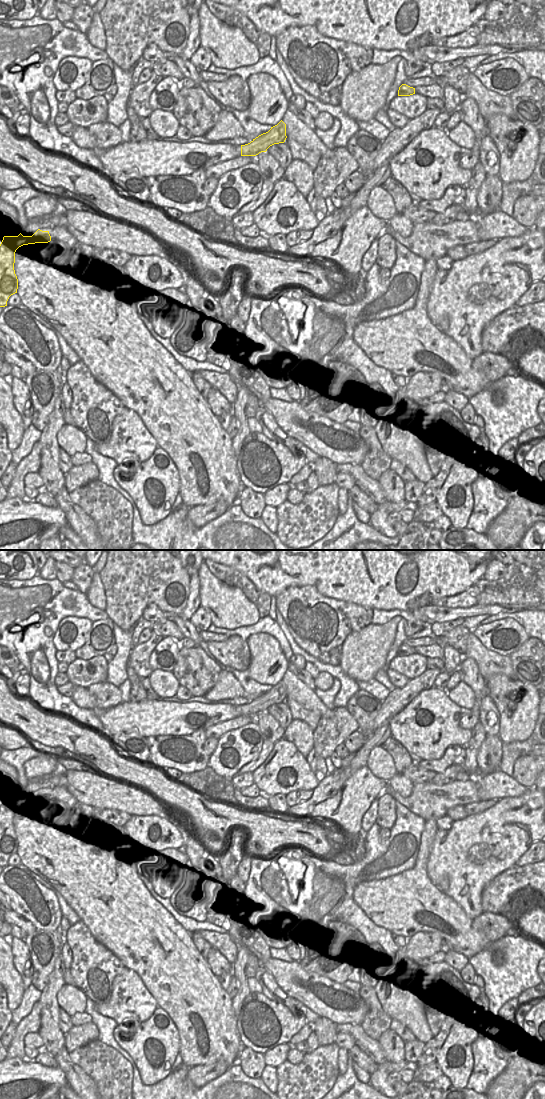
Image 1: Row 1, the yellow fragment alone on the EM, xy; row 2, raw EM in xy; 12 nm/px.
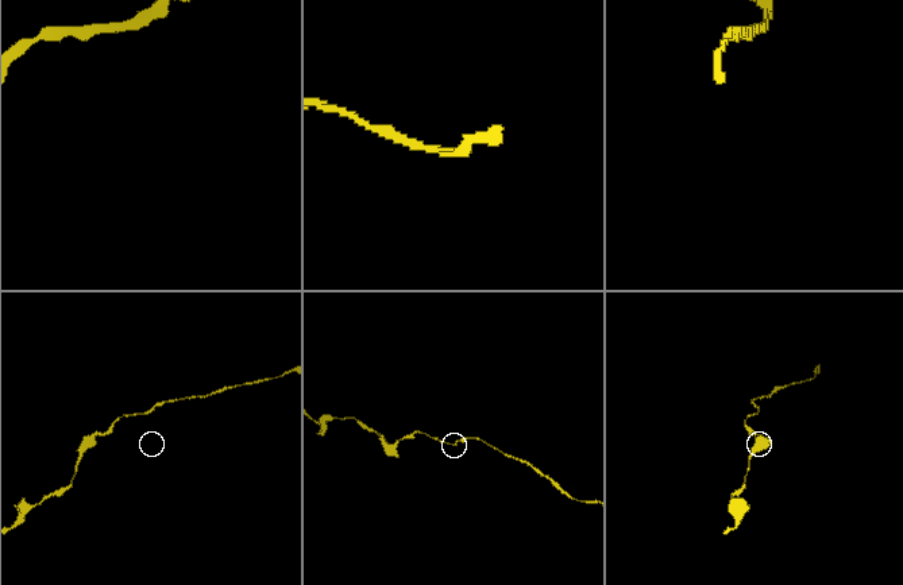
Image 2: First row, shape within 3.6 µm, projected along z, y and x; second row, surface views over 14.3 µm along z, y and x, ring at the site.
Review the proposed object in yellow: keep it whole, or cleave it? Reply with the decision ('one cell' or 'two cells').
one cell

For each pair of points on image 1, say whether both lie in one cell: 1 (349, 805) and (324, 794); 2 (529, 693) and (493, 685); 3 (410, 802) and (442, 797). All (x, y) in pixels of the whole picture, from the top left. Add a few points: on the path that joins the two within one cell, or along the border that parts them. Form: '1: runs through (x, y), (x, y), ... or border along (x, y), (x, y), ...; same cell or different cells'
1: border along (346, 780), (332, 796), (319, 802), (311, 811); different cells
2: runs through (522, 685), (502, 685); same cell
3: runs through (418, 802), (434, 800); same cell

